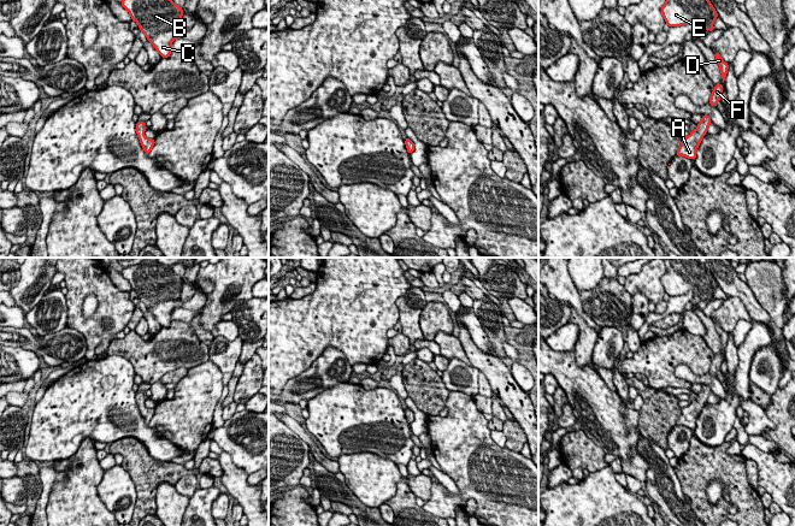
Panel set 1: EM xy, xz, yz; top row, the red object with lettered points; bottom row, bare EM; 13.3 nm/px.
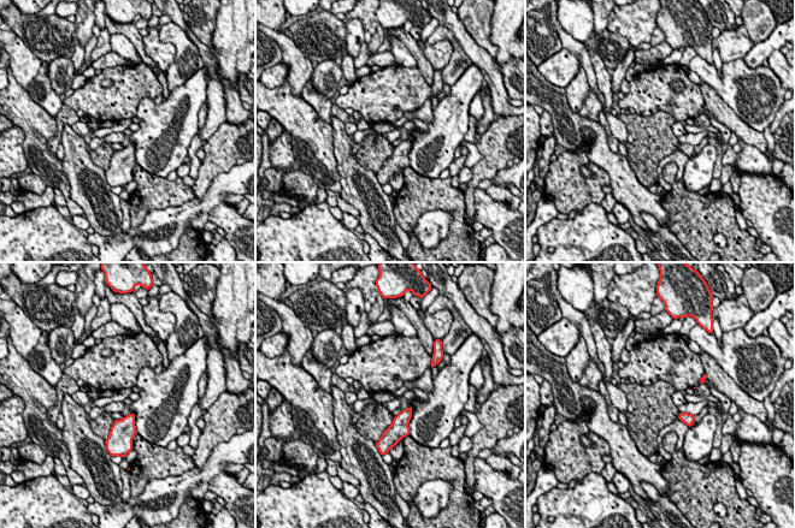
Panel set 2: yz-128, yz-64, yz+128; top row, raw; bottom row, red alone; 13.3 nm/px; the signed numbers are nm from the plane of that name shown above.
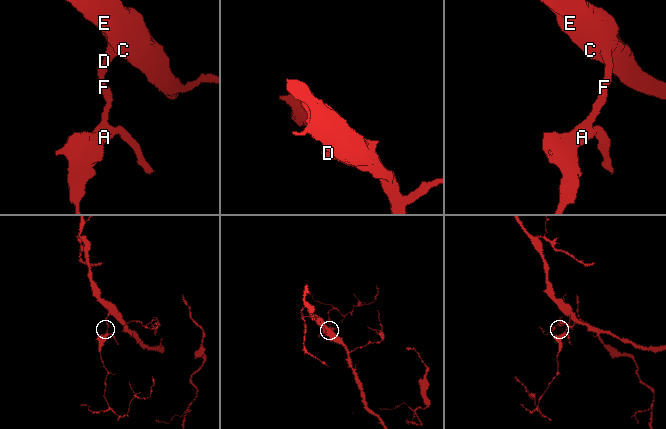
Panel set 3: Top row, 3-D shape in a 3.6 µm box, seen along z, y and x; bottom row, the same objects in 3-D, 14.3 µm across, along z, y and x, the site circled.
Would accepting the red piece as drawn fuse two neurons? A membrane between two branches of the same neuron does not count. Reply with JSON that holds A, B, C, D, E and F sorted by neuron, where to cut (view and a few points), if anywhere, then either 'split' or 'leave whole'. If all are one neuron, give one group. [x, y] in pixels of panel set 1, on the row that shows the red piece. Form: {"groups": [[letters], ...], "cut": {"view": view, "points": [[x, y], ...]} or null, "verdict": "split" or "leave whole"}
{"groups": [["A", "B", "C", "D", "E", "F"]], "cut": null, "verdict": "leave whole"}

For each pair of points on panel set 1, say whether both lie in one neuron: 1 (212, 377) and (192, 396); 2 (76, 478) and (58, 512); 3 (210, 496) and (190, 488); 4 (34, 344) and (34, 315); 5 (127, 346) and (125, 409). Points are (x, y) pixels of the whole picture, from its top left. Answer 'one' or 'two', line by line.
1: one
2: one
3: two
4: two
5: two

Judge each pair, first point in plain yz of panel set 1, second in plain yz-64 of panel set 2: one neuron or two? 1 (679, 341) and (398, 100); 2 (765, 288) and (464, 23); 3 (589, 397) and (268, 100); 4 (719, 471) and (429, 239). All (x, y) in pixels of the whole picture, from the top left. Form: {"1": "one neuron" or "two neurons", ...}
{"1": "one neuron", "2": "one neuron", "3": "one neuron", "4": "two neurons"}

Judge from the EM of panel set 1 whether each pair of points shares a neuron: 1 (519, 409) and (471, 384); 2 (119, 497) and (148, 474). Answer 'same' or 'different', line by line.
1: different
2: different

